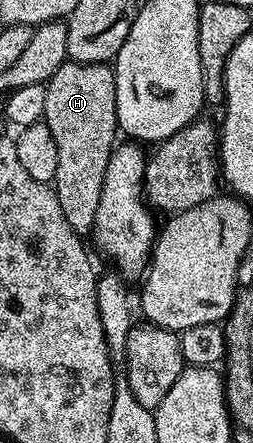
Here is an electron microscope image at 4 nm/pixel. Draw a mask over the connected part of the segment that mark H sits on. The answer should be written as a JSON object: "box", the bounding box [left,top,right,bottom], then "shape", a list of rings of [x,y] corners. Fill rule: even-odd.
{"box":[43,60,119,234],"shape":[[[69,60],[55,70],[45,89],[47,106],[43,123],[51,130],[51,138],[55,138],[59,150],[59,166],[55,166],[52,183],[59,206],[63,206],[63,218],[67,218],[74,232],[85,234],[93,227],[107,162],[119,136],[117,73],[108,63],[81,64],[78,60]]]}

